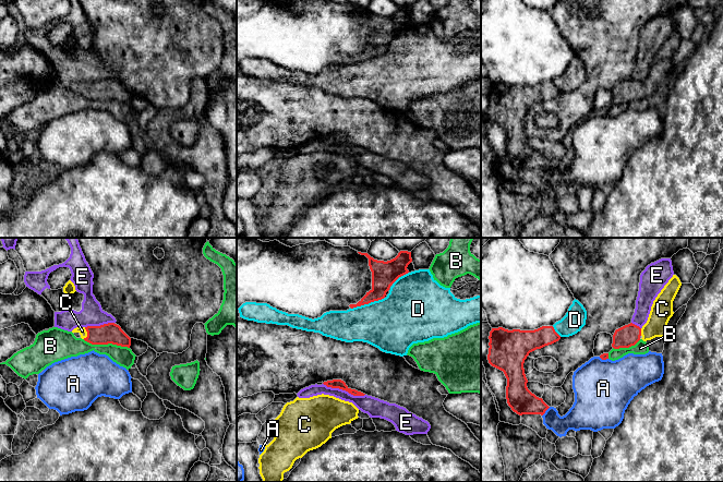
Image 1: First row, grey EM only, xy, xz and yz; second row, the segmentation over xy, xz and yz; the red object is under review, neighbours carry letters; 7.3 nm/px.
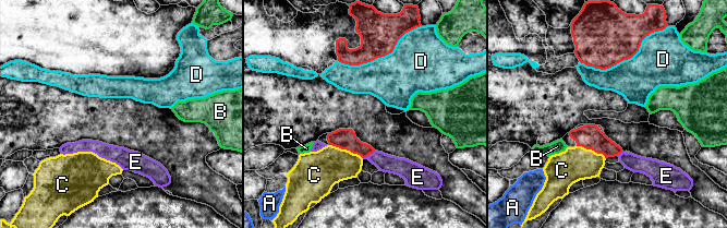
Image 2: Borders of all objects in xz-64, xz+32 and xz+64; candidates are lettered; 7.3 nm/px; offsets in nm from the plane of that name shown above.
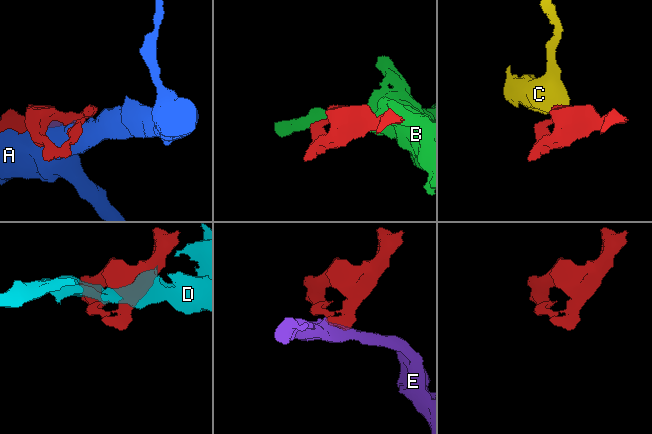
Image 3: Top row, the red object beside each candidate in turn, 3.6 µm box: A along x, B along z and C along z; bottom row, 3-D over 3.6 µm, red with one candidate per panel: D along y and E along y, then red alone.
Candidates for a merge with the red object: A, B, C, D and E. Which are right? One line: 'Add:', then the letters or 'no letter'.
Add: C

